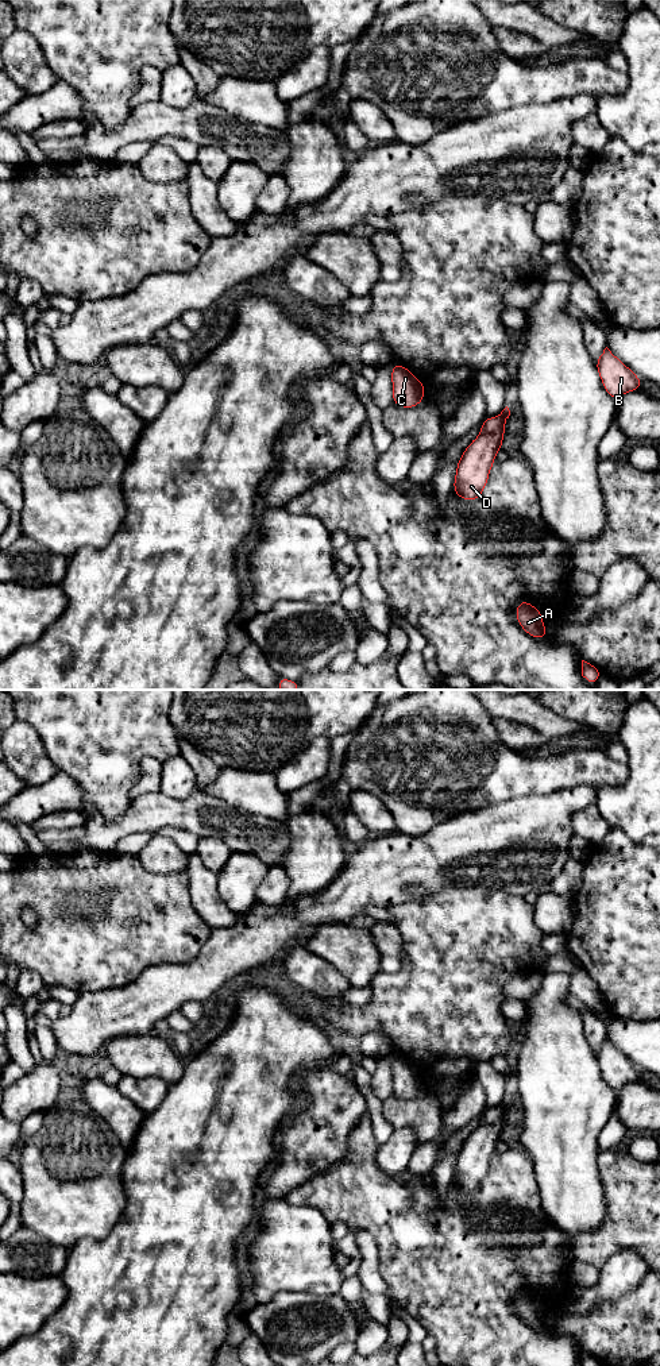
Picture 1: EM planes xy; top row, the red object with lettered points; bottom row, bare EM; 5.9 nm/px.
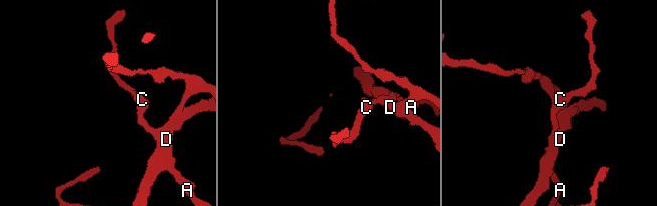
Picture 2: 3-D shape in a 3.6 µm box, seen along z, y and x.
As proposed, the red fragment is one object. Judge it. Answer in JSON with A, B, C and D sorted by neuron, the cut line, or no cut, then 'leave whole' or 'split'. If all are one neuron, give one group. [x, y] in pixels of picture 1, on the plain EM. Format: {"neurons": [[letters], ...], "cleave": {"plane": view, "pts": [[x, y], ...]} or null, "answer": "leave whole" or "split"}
{"neurons": [["A", "C", "D"], ["B"]], "cleave": {"plane": "xy", "pts": [[504, 1115], [482, 1125]]}, "answer": "split"}

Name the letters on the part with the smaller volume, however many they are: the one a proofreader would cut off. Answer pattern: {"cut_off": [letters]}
{"cut_off": ["B"]}

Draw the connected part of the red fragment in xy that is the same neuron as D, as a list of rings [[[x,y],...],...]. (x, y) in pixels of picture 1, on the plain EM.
[[[505,1116],[480,1124],[462,1145],[458,1153],[453,1184],[462,1191],[475,1192],[483,1184],[489,1172],[495,1146],[502,1141]]]

